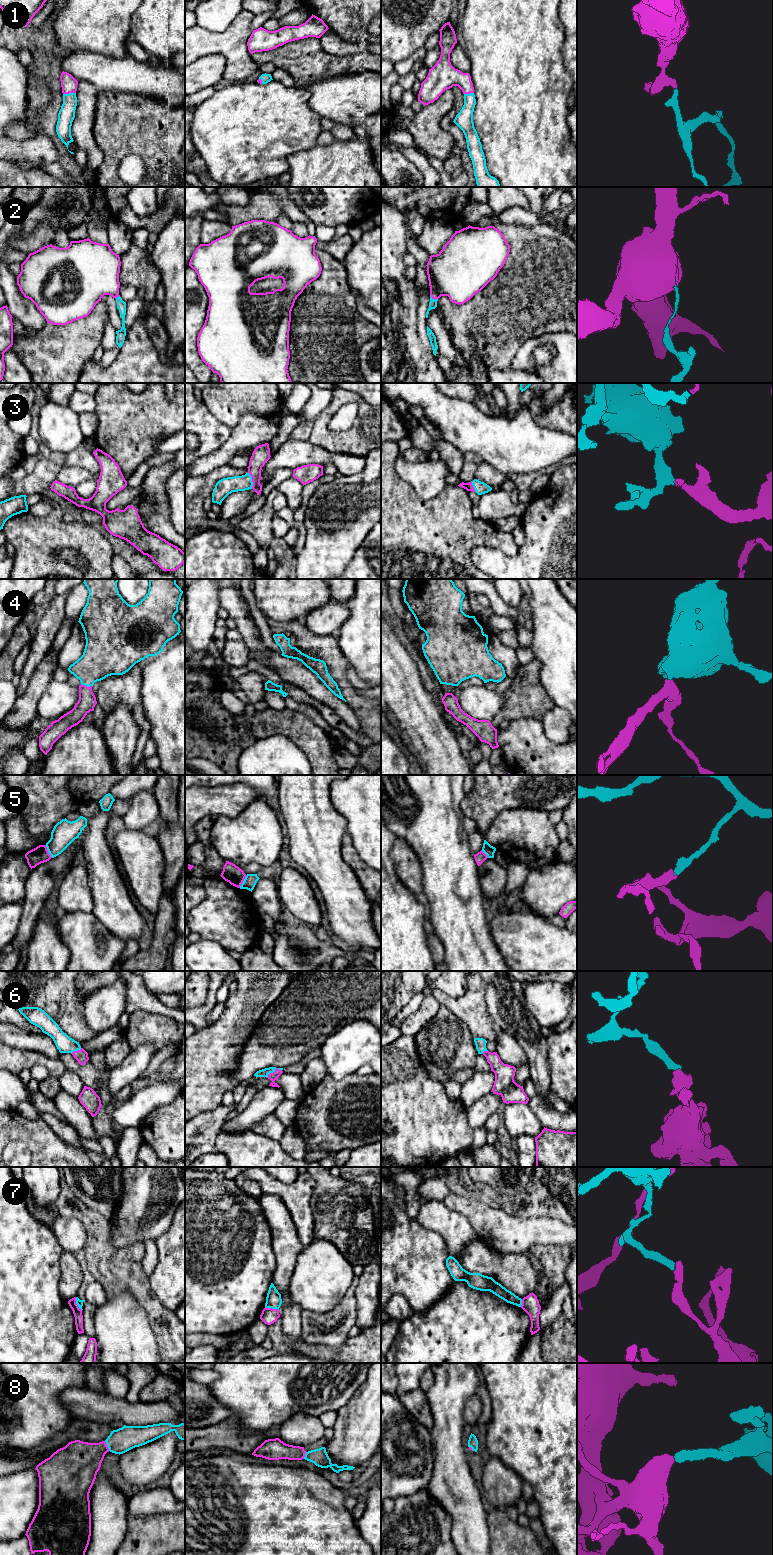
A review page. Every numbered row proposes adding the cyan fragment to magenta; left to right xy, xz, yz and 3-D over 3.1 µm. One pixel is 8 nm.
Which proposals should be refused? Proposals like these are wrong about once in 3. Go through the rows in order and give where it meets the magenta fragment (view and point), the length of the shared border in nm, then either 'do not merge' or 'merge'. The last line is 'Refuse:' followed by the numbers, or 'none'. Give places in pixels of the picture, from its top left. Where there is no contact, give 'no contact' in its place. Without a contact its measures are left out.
1: contact xy (69, 92); length 110 nm; merge
2: contact yz (433, 298); length 80 nm; merge
3: contact xz (252, 480); length 140 nm; merge
4: contact xy (86, 686); length 100 nm; merge
5: contact xy (47, 851); length 120 nm; do not merge
6: contact xz (273, 1072); length 140 nm; merge
7: contact xy (76, 1304); length 120 nm; do not merge
8: contact xy (107, 1446); length 90 nm; merge
Refuse: 5, 7

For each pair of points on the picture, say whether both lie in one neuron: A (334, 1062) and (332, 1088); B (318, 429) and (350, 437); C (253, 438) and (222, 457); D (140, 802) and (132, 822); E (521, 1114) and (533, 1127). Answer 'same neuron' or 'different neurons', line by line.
A: different neurons
B: same neuron
C: same neuron
D: same neuron
E: same neuron

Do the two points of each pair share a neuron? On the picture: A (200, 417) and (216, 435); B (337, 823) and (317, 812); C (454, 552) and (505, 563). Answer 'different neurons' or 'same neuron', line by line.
A: same neuron
B: same neuron
C: different neurons

